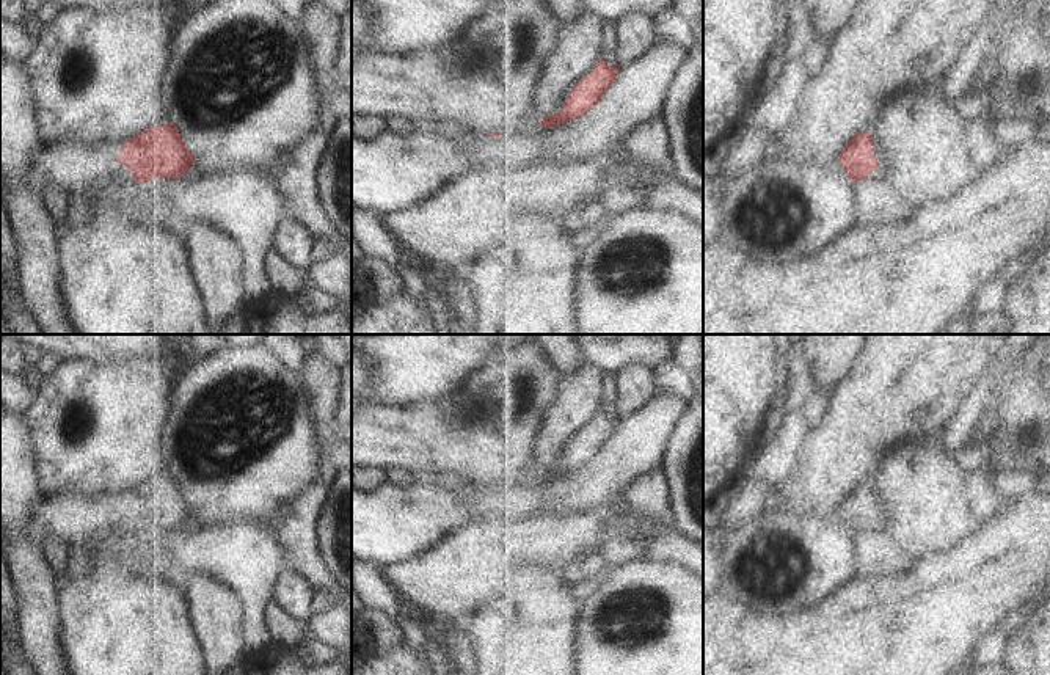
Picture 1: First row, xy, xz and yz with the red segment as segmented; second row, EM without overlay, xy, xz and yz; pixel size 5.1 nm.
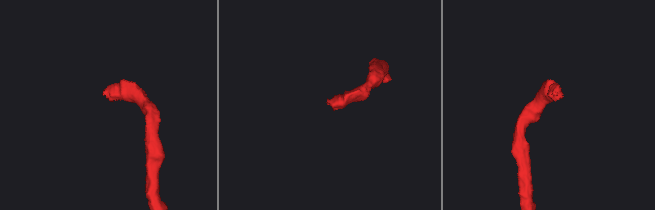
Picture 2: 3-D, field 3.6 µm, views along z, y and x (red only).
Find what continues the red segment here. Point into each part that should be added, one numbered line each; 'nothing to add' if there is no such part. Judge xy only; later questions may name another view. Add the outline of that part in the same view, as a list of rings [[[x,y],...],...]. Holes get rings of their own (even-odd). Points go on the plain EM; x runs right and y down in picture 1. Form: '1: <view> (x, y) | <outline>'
1: xy (79, 520) | [[[122,494],[41,499],[28,521],[27,535],[39,548],[47,535],[57,535],[74,551],[80,551],[105,537],[135,534],[127,518],[116,513],[122,505]]]

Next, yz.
1: yz (876, 526) | [[[876,496],[873,498],[873,505],[877,510],[877,518],[879,520],[876,523],[870,524],[868,531],[882,531],[882,520],[880,520],[880,516],[882,516],[882,505],[880,505],[880,502],[879,502],[879,499]]]

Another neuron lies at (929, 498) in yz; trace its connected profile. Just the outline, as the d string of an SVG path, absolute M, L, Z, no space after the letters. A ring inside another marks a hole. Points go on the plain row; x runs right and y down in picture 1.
M940 429L895 443L868 480L882 505L882 534L910 553L965 538L984 502L978 463L948 454L942 438Z

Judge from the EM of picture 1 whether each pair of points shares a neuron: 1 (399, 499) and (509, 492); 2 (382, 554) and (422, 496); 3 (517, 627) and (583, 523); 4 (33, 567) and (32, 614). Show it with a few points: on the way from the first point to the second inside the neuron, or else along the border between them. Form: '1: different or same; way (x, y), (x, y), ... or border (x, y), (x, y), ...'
1: different; border (484, 485), (470, 490), (466, 496), (473, 520)
2: same; way (385, 540), (415, 510)
3: different; border (561, 569), (524, 567), (517, 575)
4: same; way (33, 578), (33, 603)

